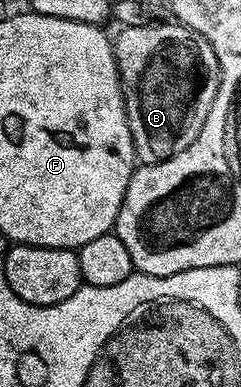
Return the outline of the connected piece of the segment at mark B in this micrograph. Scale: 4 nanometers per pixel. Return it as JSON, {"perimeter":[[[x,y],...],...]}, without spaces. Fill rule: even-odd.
{"perimeter":[[[131,23],[113,37],[129,131],[133,135],[136,158],[145,165],[155,165],[185,151],[185,147],[201,135],[201,127],[205,127],[205,119],[209,119],[209,107],[213,107],[219,86],[219,64],[213,47],[209,47],[201,35],[186,29],[184,25],[159,24],[163,23]]]}

